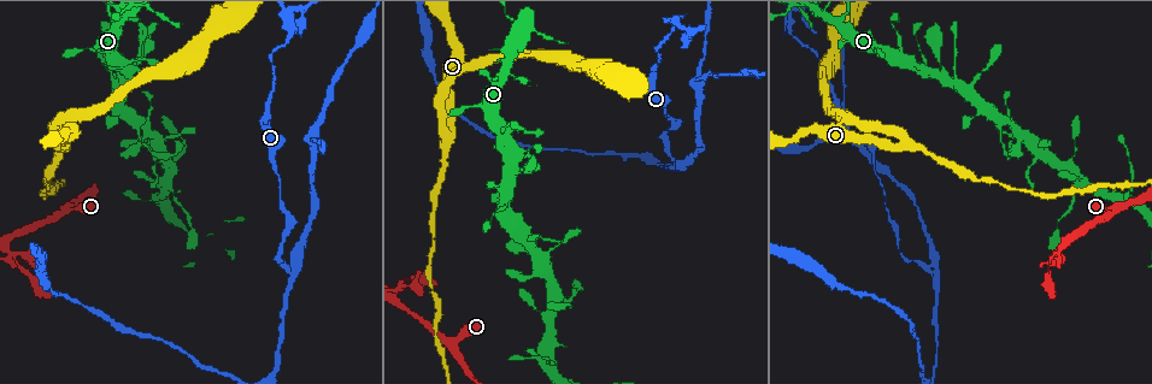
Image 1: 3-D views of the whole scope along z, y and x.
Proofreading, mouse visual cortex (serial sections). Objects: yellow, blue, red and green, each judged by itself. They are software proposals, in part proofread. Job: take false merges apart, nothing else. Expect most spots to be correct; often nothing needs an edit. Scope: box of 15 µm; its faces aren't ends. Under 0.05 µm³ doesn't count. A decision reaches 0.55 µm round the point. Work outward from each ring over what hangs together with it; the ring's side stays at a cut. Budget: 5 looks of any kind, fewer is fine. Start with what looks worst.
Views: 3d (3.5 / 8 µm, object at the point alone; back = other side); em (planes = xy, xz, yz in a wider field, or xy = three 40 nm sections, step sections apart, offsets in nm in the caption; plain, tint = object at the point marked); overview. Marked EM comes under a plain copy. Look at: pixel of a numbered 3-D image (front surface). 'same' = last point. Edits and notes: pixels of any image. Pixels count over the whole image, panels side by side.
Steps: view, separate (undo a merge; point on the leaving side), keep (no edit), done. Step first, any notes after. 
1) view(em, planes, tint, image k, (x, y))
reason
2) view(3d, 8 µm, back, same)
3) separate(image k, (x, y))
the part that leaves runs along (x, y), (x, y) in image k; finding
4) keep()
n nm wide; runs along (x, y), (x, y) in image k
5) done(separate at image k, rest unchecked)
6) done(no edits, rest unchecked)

view(3d, 3.5 µm, image 1, (935, 279))
a fork

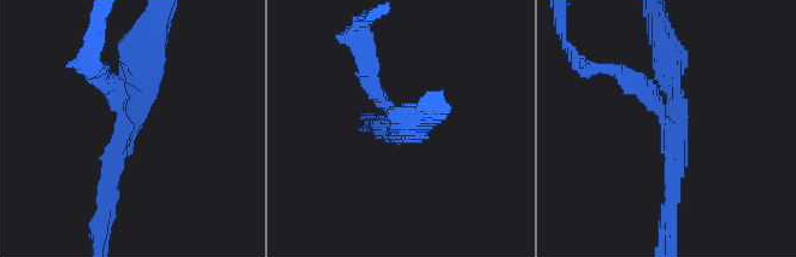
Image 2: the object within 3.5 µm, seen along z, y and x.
view(em, planes, tint, image 2, (668, 126))
shape alone is not enough

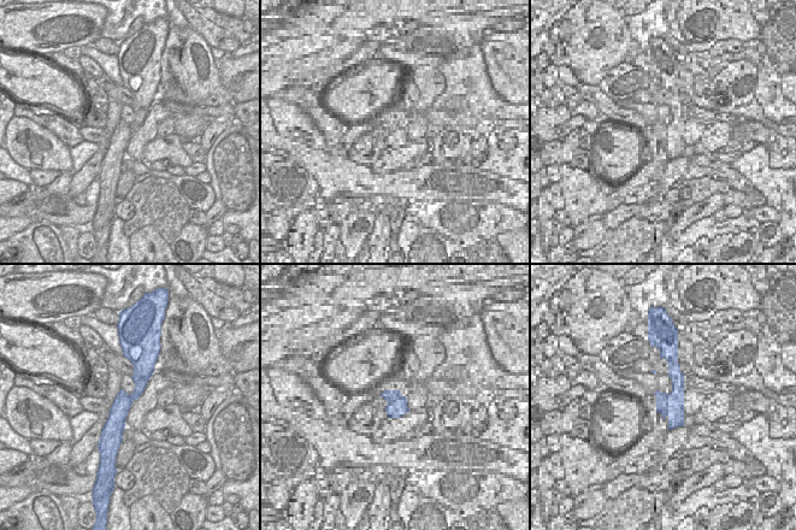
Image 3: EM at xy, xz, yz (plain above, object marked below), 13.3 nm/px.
keep()
3 arms; runs along (371, 76), (405, 135), (412, 122) in image 2; all the same cell

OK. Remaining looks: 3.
view(3d, 3.5 µm, image 1, (401, 286))
four-way junction

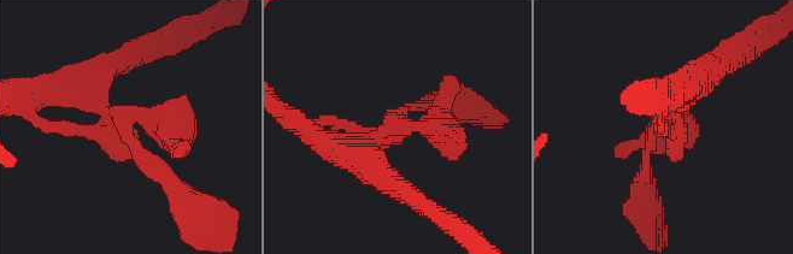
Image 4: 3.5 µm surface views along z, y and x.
view(em, xy, step 2, tint, image 4, (126, 117))

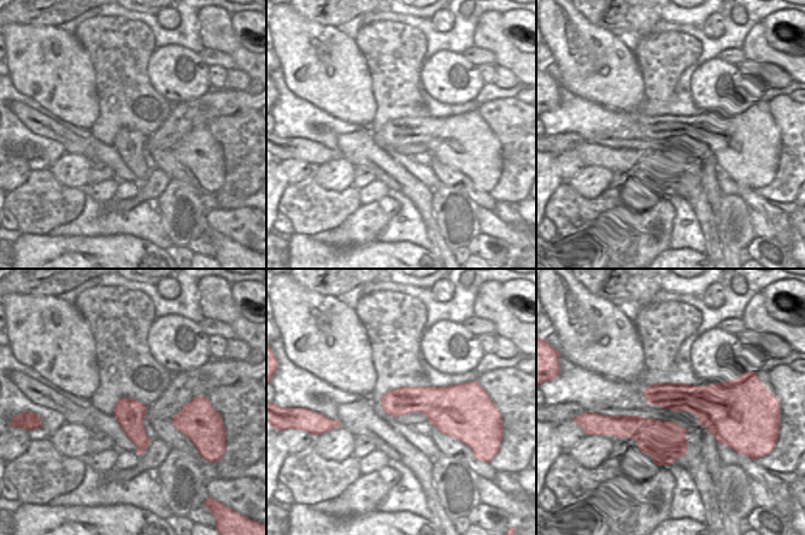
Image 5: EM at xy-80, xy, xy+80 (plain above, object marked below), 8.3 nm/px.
keep()
runs along (99, 69), (88, 90), (165, 179) in image 4; one cell here

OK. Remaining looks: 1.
done(no edits, rest unchecked)

